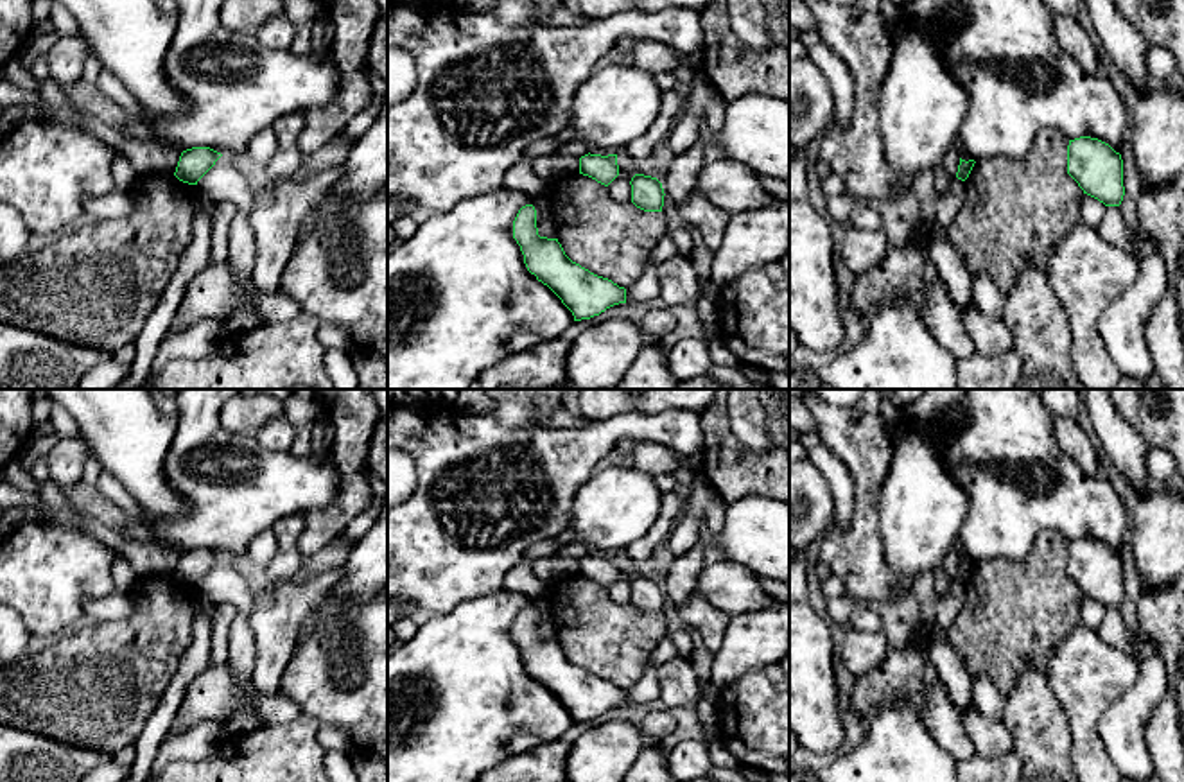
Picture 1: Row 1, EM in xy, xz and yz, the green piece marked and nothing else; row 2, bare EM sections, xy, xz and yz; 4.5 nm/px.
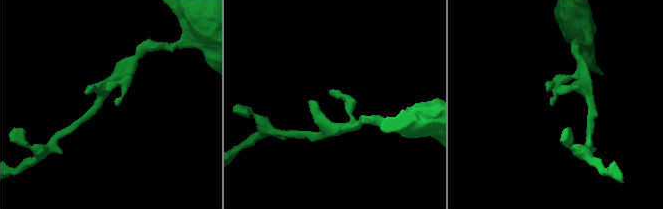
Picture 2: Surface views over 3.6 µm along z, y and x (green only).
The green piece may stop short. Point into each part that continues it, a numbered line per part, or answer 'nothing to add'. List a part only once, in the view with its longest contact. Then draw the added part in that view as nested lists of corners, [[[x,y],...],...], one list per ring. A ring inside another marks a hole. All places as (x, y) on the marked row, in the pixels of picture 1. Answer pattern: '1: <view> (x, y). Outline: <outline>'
nothing to add

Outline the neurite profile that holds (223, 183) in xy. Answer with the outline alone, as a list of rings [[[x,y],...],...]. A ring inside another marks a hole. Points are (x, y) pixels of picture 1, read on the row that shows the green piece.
[[[224,156],[197,181],[197,187],[213,204],[230,203],[235,206],[235,217],[230,224],[228,262],[237,280],[239,292],[233,300],[233,316],[226,330],[251,330],[264,323],[257,307],[257,287],[251,280],[257,246],[249,212],[257,204],[255,194],[242,172]]]

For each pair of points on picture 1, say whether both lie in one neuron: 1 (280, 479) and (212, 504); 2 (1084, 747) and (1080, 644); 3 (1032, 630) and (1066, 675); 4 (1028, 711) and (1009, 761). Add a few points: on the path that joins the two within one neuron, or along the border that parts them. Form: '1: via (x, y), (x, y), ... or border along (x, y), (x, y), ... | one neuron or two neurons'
1: via (264, 486), (235, 490), (228, 497) | one neuron
2: via (1084, 721), (1082, 669) | one neuron
3: border along (1080, 625), (1053, 646), (1044, 673) | two neurons
4: border along (1014, 748), (1023, 763) | two neurons

